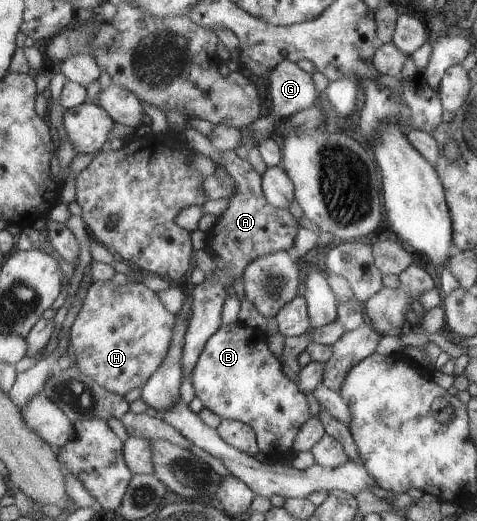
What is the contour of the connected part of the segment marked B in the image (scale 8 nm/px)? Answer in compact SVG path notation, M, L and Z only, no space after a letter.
M238 321L221 324L202 347L202 352L192 368L190 380L194 396L200 400L204 408L217 414L220 419L246 423L254 431L258 450L278 462L294 453L294 436L298 434L300 426L308 422L312 416L304 392L300 392L296 384L284 375L281 360L270 353L265 338L266 333L260 329L246 327Z

